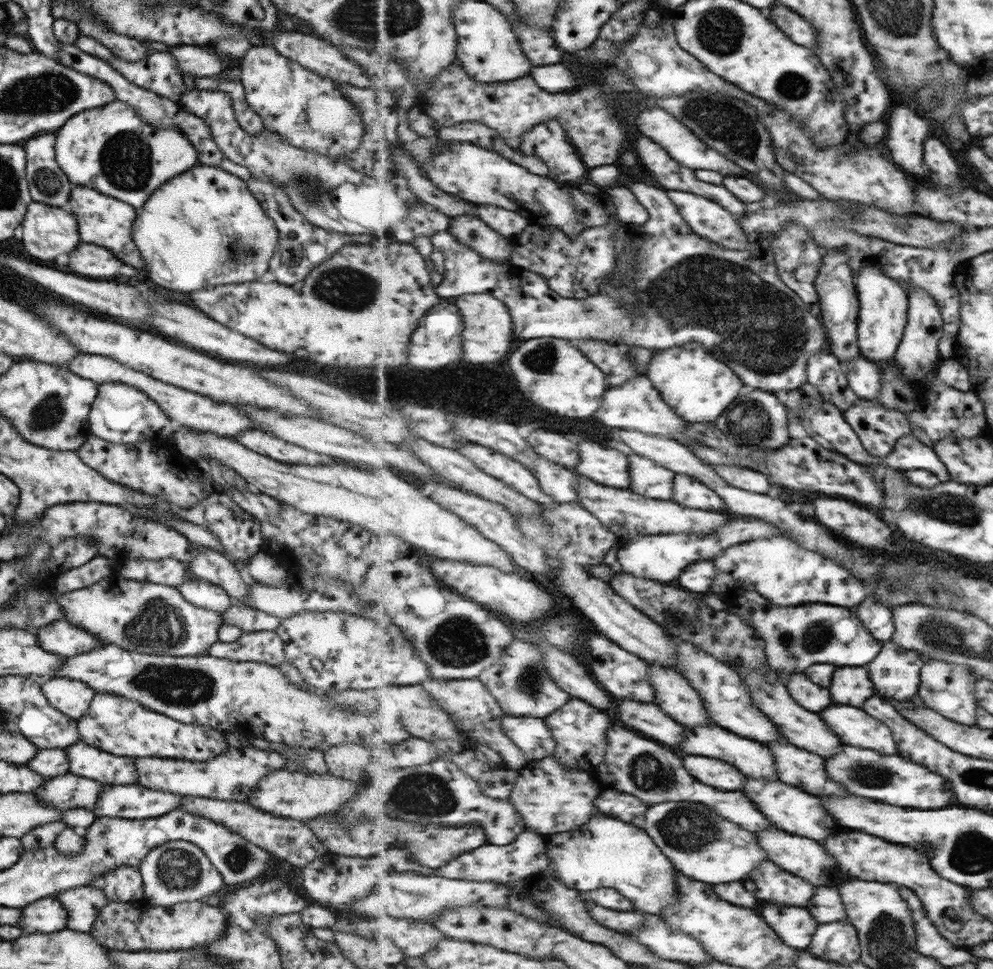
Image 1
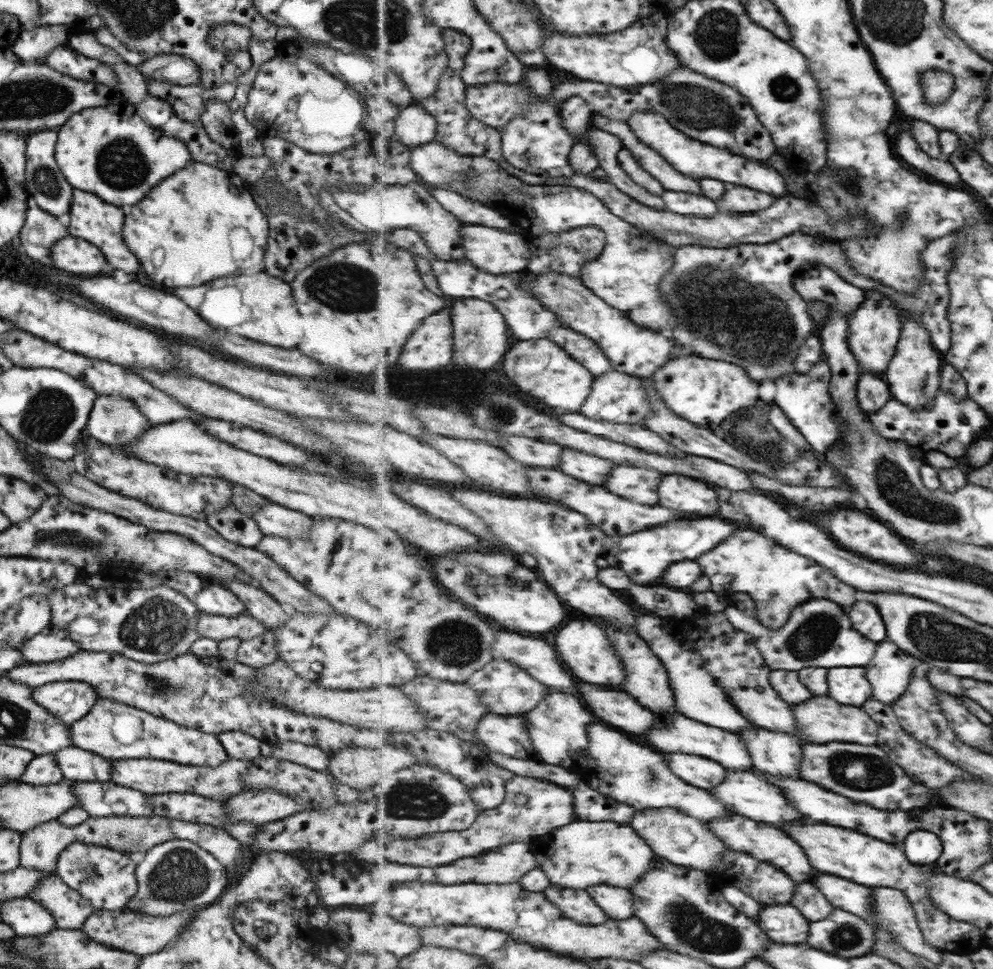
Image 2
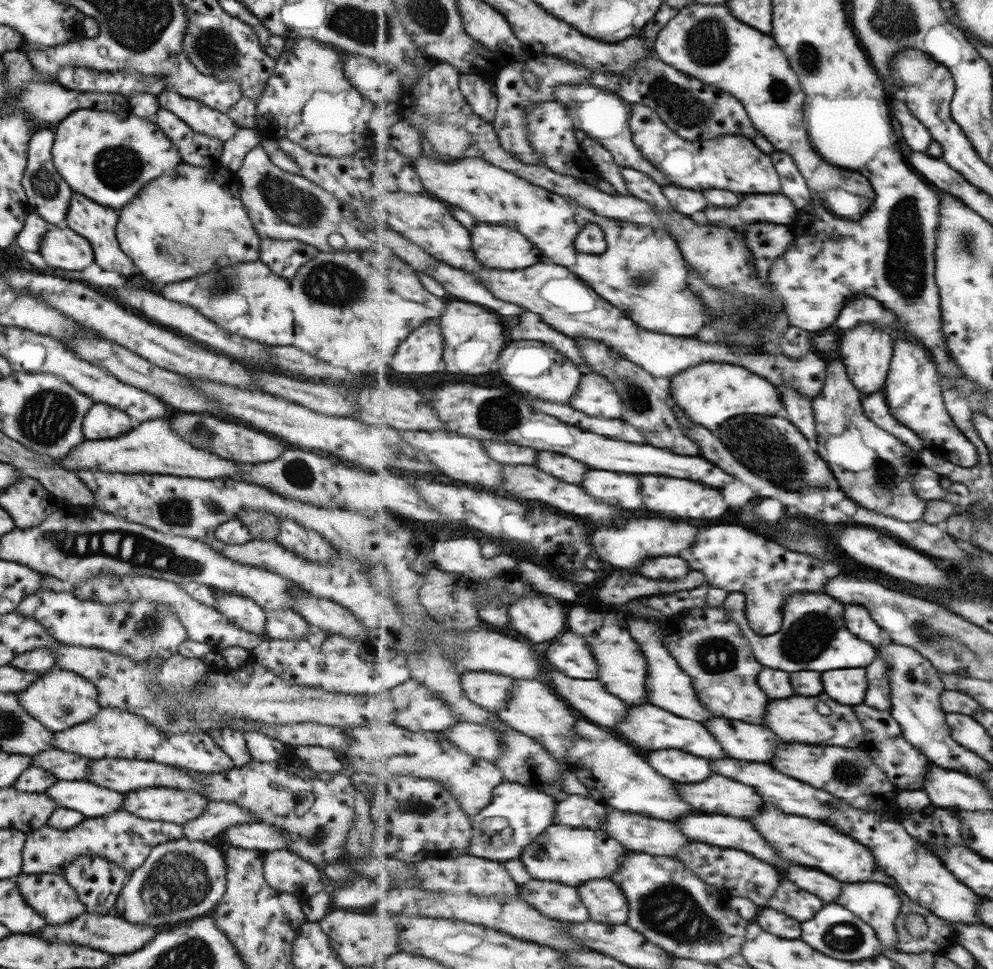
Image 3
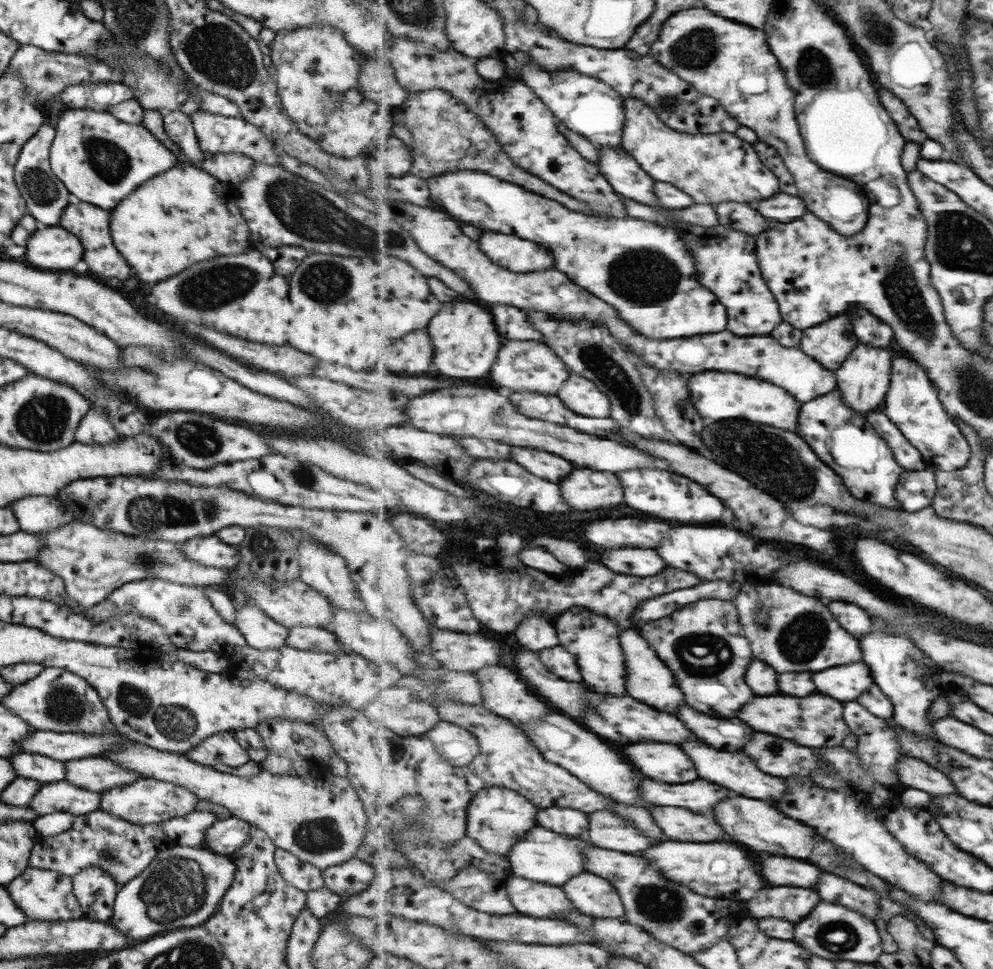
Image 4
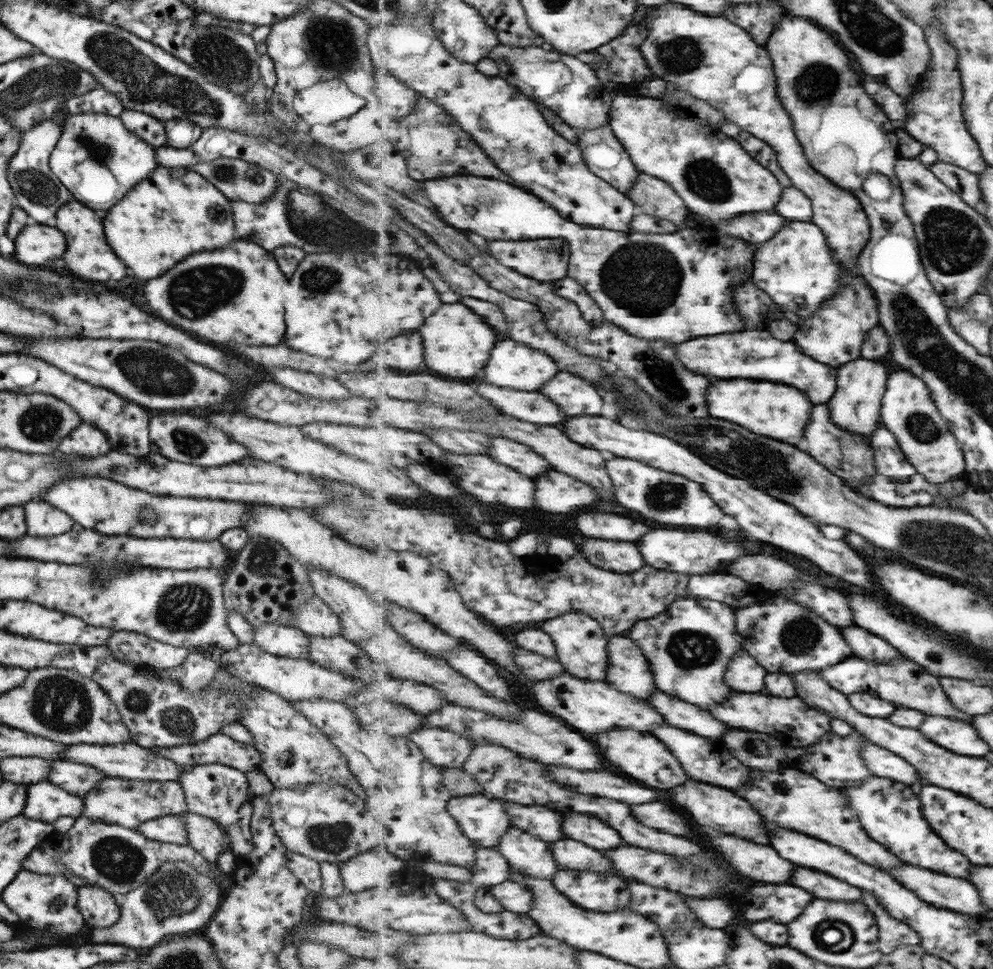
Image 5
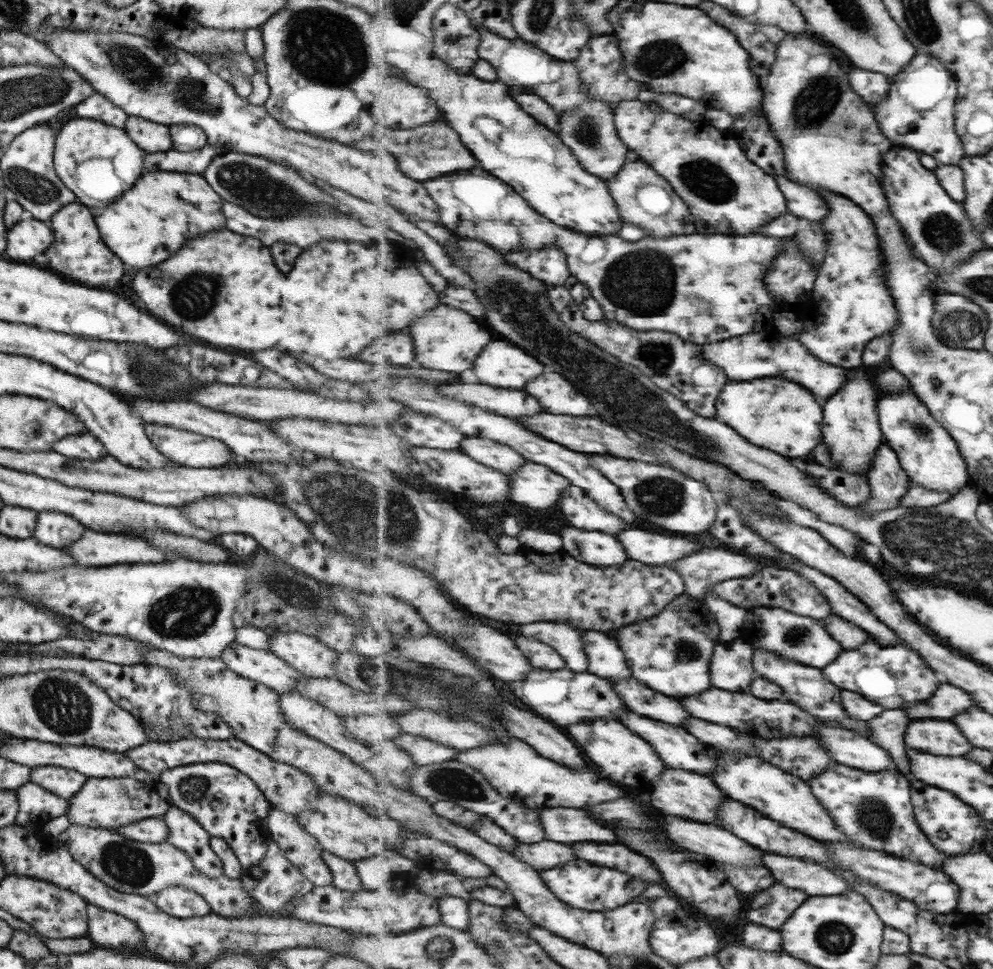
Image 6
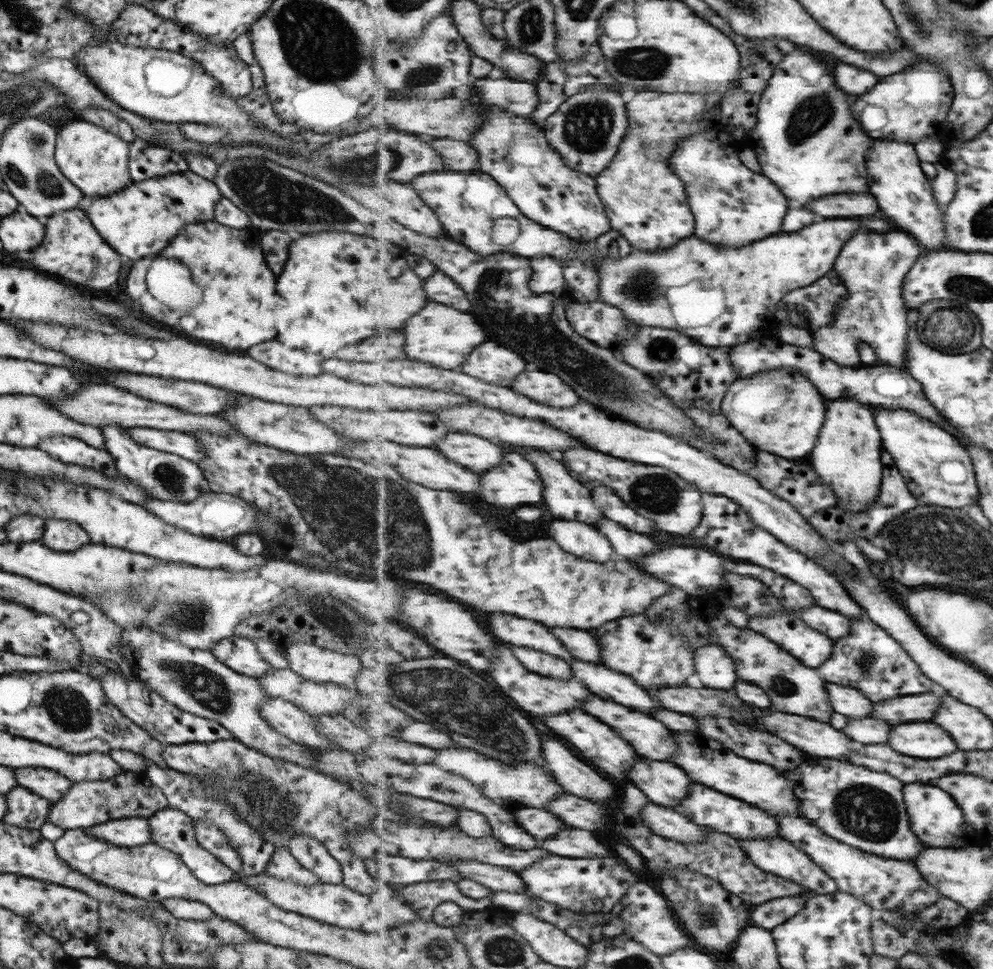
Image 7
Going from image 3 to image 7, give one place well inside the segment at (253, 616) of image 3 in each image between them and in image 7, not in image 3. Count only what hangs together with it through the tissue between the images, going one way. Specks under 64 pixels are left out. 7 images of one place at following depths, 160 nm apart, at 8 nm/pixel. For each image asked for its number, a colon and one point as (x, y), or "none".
4: (260, 632)
5: (278, 640)
6: (304, 653)
7: (310, 662)

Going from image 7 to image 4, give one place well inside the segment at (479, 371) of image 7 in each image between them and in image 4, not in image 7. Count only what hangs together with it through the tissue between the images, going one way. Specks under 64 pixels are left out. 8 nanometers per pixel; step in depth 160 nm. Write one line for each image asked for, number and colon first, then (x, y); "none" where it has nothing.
4: (532, 366)
5: (513, 365)
6: (504, 365)

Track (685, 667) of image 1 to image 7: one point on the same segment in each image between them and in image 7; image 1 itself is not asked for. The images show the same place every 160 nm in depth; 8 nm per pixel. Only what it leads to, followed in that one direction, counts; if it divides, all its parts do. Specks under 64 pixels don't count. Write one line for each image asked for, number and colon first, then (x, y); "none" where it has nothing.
2: (698, 694)
3: (670, 687)
4: (649, 679)
5: (629, 670)
6: (606, 657)
7: (584, 646)

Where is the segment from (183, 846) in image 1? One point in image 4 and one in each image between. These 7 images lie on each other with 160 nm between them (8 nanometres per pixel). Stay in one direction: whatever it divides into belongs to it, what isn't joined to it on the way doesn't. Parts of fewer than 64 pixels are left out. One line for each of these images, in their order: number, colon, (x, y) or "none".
2: (176, 875)
3: (181, 879)
4: (182, 886)

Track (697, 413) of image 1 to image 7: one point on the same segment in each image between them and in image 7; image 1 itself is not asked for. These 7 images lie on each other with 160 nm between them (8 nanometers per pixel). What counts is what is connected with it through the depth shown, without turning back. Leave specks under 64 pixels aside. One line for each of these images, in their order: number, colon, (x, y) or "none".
2: (705, 392)
3: (711, 393)
4: (729, 395)
5: (779, 411)
6: (774, 413)
7: (782, 412)

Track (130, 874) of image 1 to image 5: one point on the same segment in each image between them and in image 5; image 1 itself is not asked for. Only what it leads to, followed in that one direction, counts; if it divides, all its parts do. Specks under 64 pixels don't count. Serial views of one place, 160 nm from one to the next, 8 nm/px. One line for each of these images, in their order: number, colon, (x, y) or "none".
2: (104, 877)
3: (96, 881)
4: (94, 890)
5: (99, 909)

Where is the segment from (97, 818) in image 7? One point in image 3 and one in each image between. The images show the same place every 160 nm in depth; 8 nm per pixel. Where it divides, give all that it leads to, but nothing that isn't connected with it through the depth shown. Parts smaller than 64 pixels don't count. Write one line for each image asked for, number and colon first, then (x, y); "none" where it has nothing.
3: (176, 806)
4: (144, 801)
5: (128, 803)
6: (109, 803)

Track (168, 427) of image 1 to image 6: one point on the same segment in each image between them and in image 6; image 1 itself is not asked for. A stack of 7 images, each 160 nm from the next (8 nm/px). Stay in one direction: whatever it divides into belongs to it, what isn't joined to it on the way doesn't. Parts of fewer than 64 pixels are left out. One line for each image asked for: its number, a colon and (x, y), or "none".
2: (113, 420)
3: (100, 422)
4: (94, 428)
5: (85, 440)
6: (83, 446)

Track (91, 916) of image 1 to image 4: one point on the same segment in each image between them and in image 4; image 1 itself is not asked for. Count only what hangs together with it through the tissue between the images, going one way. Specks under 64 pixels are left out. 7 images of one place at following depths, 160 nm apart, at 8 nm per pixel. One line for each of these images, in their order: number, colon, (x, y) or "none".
2: (68, 909)
3: (50, 896)
4: (42, 895)

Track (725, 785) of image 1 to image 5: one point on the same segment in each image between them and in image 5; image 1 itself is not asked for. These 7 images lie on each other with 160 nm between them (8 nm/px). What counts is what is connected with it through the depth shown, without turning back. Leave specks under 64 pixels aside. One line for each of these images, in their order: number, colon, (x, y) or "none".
2: (703, 773)
3: (680, 766)
4: (667, 762)
5: (642, 756)

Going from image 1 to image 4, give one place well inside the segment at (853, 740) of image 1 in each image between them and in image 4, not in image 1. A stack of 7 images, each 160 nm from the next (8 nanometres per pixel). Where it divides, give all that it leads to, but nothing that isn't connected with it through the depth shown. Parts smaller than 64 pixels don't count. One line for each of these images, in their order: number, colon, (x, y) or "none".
2: (822, 720)
3: (799, 719)
4: (817, 721)

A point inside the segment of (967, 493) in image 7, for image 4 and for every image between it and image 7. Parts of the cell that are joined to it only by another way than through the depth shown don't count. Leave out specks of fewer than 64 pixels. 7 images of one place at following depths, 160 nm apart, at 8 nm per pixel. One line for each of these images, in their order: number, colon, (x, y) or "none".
4: (913, 403)
5: (908, 409)
6: (932, 458)

